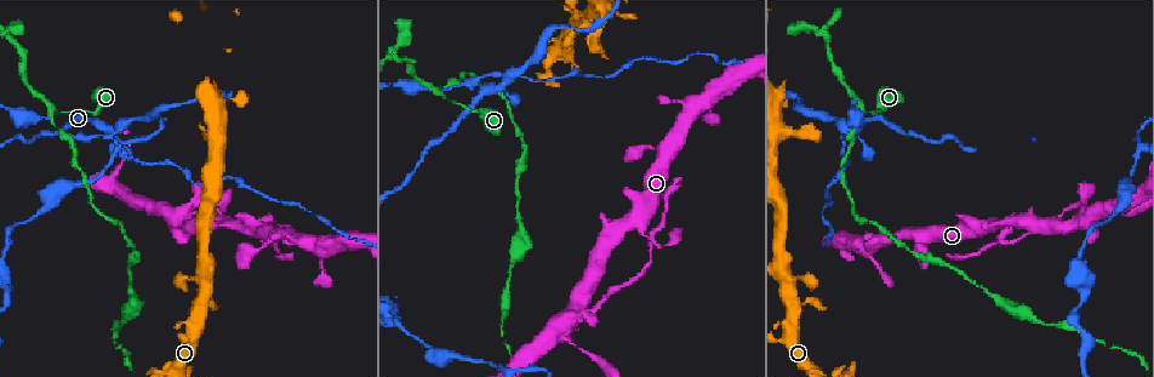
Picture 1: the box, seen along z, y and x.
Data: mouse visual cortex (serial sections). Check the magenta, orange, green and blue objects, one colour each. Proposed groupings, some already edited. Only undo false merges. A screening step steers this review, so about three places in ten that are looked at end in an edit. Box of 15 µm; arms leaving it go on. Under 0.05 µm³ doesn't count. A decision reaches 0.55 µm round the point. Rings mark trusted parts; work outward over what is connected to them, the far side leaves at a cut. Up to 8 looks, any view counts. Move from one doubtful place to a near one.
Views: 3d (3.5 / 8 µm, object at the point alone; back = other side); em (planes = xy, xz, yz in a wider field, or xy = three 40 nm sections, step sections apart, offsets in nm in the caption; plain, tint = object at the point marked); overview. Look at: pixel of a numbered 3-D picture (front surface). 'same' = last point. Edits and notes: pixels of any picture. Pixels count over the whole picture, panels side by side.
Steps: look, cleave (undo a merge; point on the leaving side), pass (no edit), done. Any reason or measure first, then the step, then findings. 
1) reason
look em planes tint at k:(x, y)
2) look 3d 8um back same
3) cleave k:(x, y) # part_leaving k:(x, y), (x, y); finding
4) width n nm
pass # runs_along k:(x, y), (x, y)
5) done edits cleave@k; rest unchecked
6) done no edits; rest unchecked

look 3d 3.5um at 1:(184, 210)

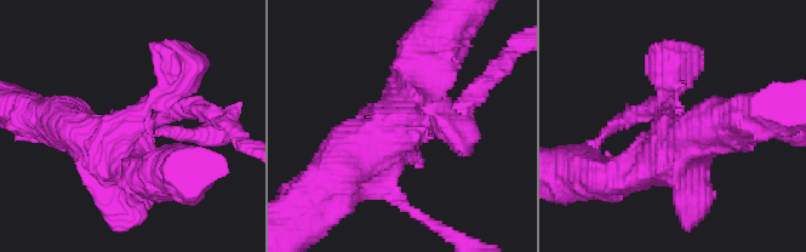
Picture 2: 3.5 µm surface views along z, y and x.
look em xy step 5 tint at 2:(392, 120)

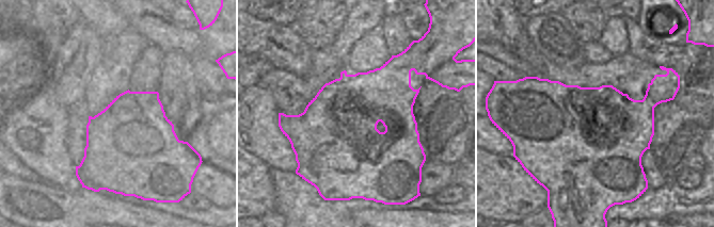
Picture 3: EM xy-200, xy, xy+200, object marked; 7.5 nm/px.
cleave 2:(464, 114) # part_leaving 2:(419, 116), (442, 126), (506, 61); two cells meet here

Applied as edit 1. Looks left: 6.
look overview

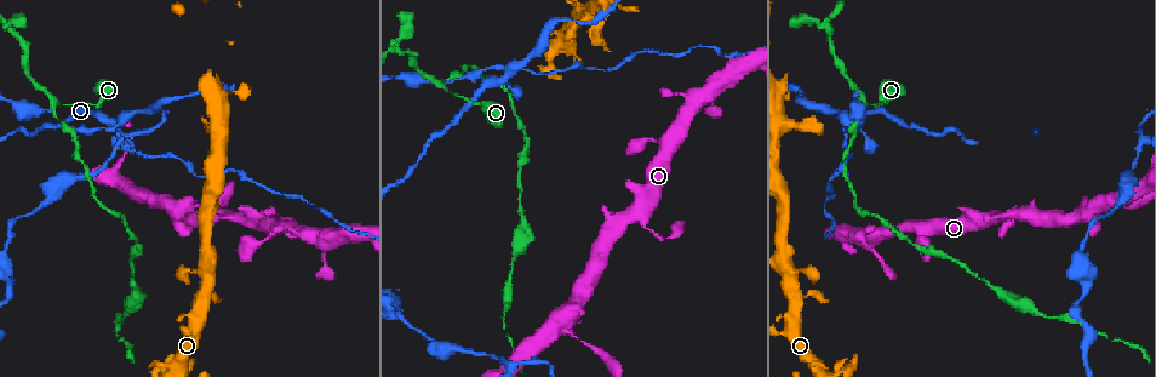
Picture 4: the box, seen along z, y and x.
looks like a crossing
look 3d 3.5um back at 4:(510, 71)

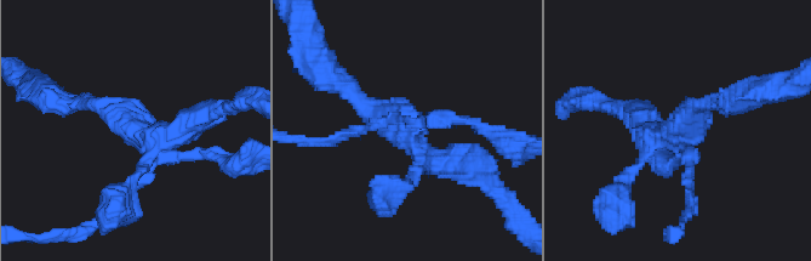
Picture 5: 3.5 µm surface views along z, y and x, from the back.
need the tissue
look em planes tint at 5:(142, 134)

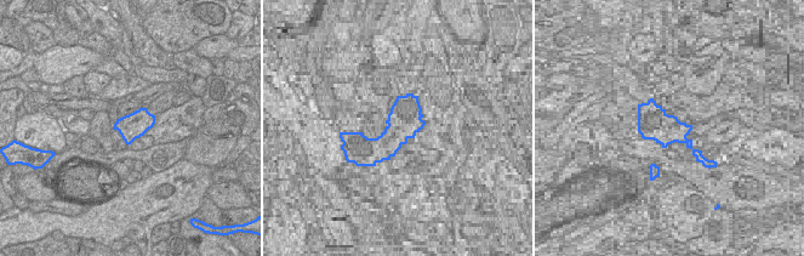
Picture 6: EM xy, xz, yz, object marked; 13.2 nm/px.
look em xy step 3 tint same

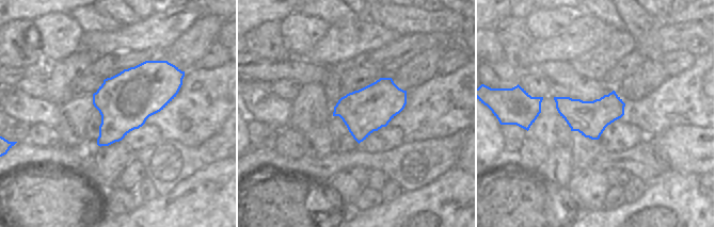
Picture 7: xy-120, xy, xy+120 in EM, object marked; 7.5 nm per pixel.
arm_widths 100, 150, 200, 350 nm
cleave 5:(502, 136) # part_leaving 5:(427, 123), (468, 120), (524, 145); a second cell is stuck on

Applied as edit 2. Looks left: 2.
done edits cleave@2, cleave@5; rest unchecked

